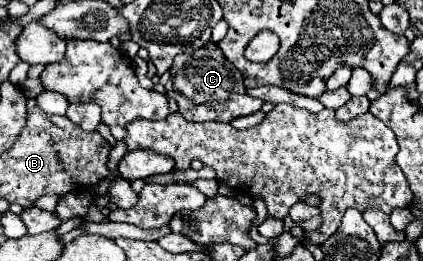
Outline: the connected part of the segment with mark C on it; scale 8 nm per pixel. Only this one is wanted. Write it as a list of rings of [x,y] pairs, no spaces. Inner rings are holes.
[[[209,42],[207,46],[199,48],[197,56],[179,54],[169,72],[171,80],[165,84],[167,96],[171,96],[177,102],[179,114],[191,122],[231,122],[233,118],[253,114],[263,106],[263,100],[251,98],[247,94],[239,70],[235,70],[235,66],[225,58],[225,54],[219,50],[215,42]]]

